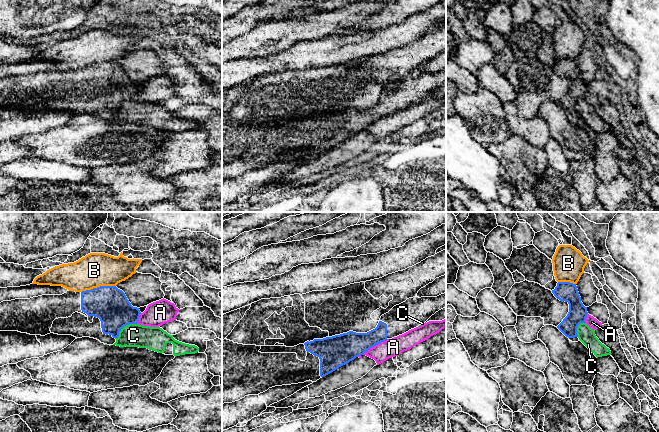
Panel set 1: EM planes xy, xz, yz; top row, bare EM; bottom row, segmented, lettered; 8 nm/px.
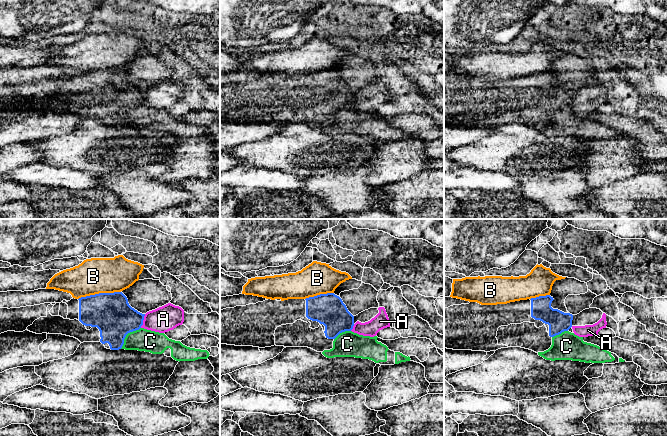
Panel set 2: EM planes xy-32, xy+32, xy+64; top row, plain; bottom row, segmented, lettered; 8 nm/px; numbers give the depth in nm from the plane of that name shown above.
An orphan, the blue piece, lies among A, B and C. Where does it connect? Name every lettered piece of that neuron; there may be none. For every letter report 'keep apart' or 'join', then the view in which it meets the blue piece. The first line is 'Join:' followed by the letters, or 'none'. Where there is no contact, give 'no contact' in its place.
Join: none
A: keep apart; meets blue in xz
B: keep apart; meets blue in xy
C: keep apart; meets blue in xy

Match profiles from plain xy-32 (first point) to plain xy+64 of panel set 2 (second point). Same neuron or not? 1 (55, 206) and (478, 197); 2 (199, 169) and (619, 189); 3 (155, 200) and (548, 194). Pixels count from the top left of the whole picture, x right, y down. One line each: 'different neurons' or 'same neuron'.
1: same neuron
2: different neurons
3: same neuron

